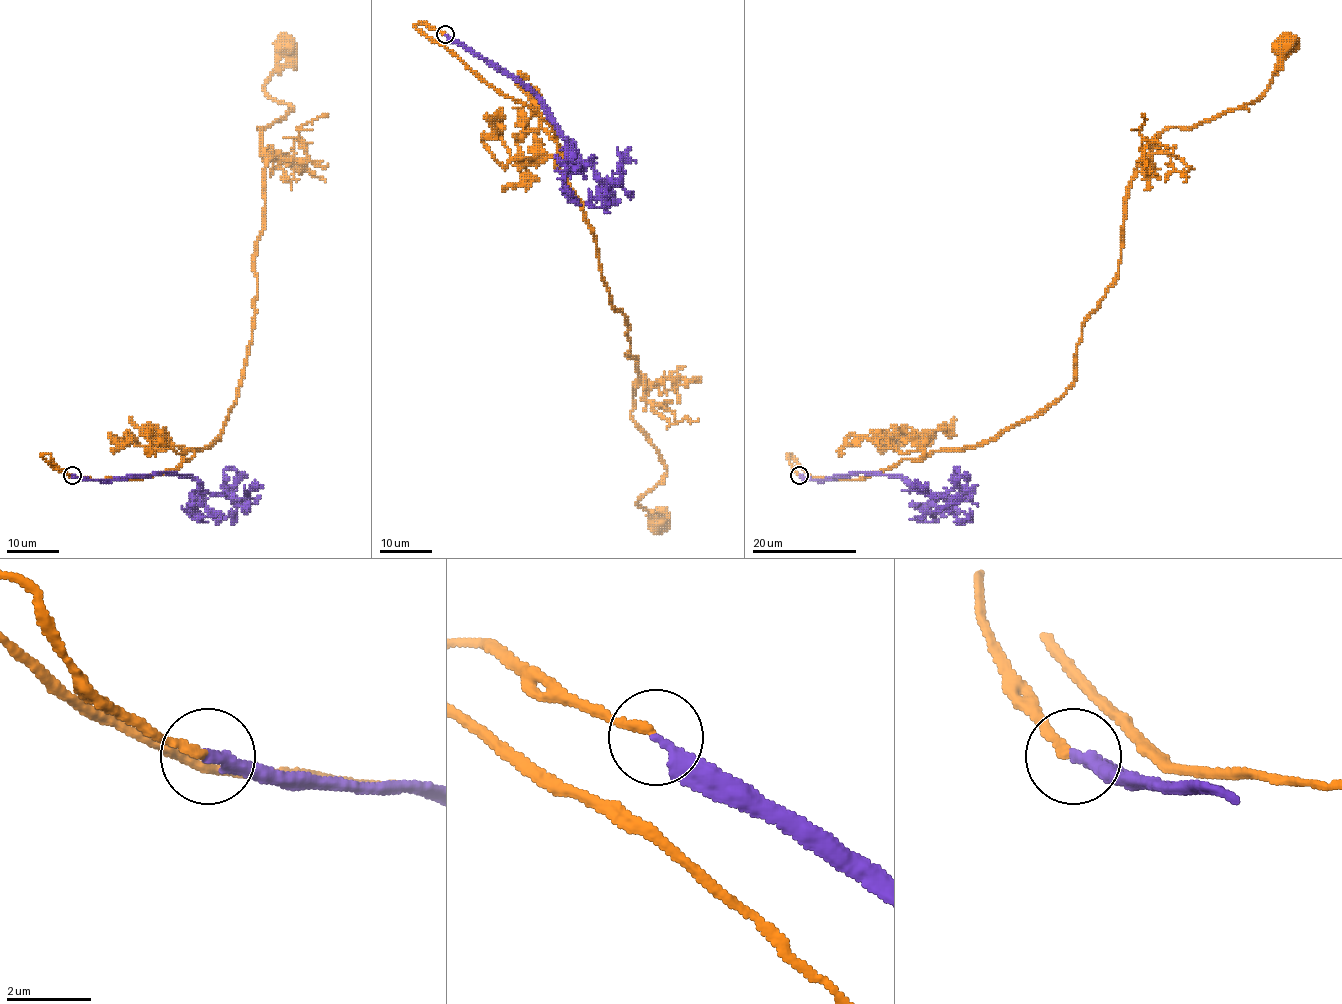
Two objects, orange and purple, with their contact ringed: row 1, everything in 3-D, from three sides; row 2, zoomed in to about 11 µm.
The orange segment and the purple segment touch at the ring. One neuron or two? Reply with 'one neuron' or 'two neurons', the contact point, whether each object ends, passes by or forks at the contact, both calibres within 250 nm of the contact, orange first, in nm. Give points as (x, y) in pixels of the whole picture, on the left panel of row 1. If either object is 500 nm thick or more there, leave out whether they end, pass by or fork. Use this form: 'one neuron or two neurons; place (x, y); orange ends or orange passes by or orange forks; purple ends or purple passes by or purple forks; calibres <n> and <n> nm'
two neurons; place (72, 475); orange ends; purple ends; calibres 200 and 320 nm

